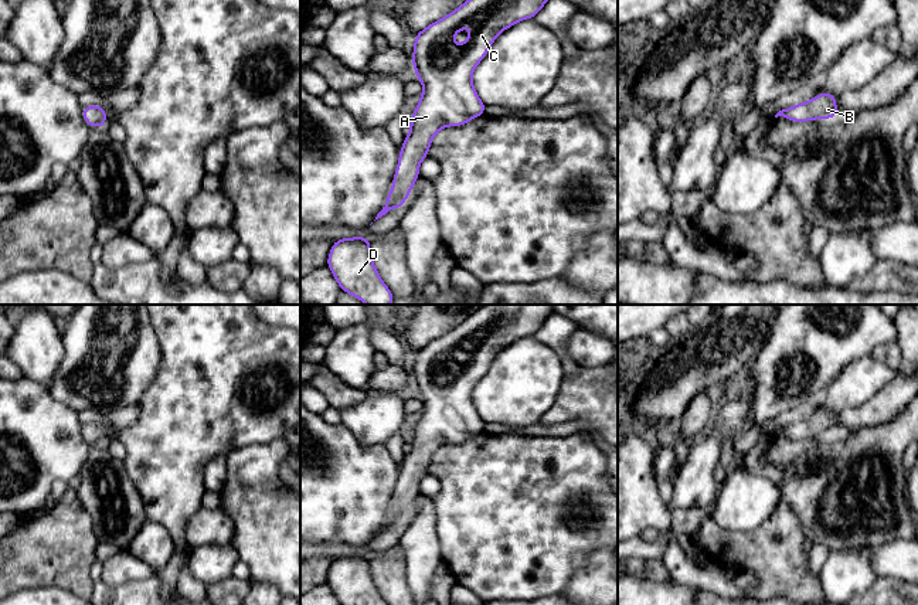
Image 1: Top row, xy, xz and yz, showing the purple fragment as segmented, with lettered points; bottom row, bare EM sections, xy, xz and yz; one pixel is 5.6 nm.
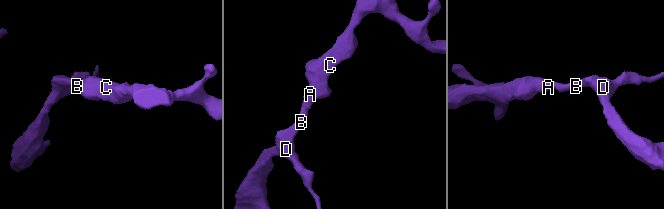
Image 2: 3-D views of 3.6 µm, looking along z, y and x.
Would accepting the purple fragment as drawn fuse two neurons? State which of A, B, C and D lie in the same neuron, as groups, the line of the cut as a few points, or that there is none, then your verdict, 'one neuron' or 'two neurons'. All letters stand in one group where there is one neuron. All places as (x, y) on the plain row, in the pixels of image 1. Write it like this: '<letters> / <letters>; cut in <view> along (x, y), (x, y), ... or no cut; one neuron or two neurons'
A B C D; no cut; one neuron

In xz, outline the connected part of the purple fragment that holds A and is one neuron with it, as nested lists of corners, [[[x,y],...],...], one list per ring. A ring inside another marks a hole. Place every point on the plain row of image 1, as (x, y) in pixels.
[[[483,305],[455,329],[415,351],[412,380],[424,409],[409,441],[411,451],[402,460],[387,520],[375,537],[391,526],[402,526],[438,448],[466,442],[486,431],[472,400],[473,387],[503,347],[533,336],[552,310],[552,305]],[[463,343],[470,343],[472,350],[463,363],[458,363],[450,354]]]

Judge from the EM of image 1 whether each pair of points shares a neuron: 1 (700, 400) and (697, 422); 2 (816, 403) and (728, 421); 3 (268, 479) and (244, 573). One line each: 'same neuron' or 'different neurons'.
1: same neuron
2: different neurons
3: different neurons

